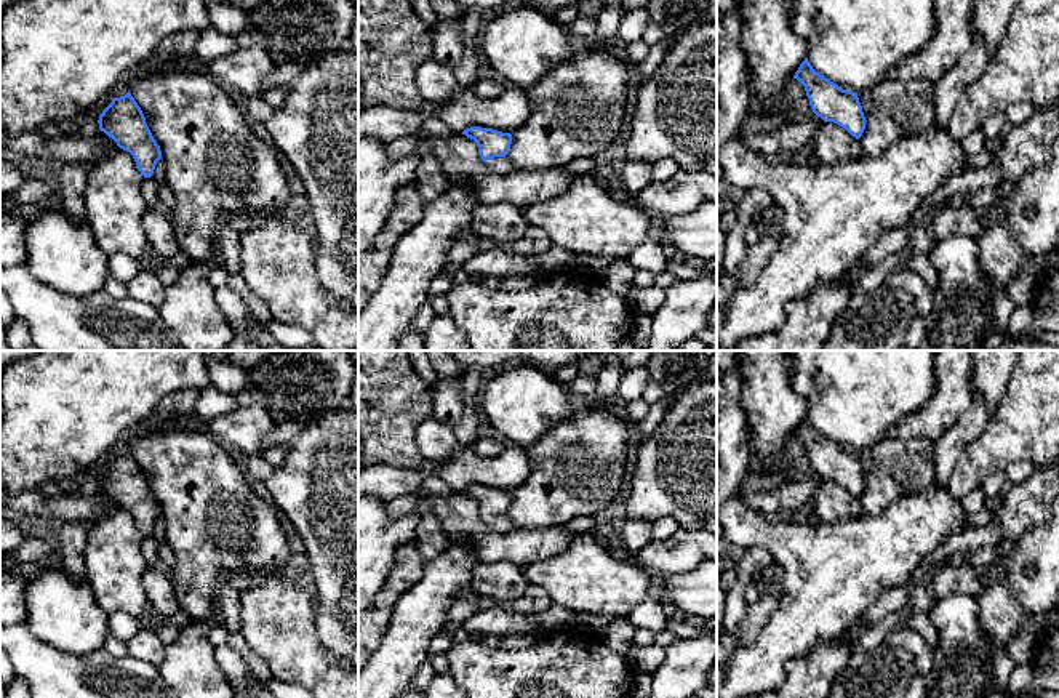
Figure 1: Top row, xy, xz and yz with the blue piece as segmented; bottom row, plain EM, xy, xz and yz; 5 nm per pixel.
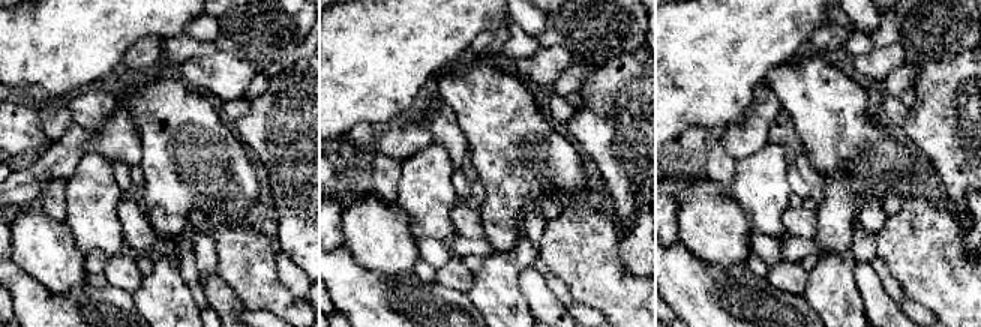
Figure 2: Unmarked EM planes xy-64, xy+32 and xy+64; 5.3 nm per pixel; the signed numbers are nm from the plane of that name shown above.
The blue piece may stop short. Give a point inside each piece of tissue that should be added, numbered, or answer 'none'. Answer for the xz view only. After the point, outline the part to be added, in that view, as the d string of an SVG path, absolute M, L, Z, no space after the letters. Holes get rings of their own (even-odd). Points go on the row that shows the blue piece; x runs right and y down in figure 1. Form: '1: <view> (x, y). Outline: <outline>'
1: xz (498, 164). Outline: M494 157L491 160L486 160L486 165L491 166L496 173L512 173L512 171L518 171L510 158L506 157Z

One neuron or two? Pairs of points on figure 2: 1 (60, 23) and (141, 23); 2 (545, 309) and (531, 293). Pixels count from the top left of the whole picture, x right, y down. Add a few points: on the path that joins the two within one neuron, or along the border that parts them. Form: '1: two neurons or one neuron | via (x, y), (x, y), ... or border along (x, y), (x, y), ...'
1: one neuron | via (80, 23), (122, 23)
2: one neuron | via (543, 305), (536, 297)

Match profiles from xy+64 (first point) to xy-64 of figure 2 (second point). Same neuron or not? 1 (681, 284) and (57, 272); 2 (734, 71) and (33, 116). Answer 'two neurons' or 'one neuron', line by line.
1: two neurons
2: two neurons

